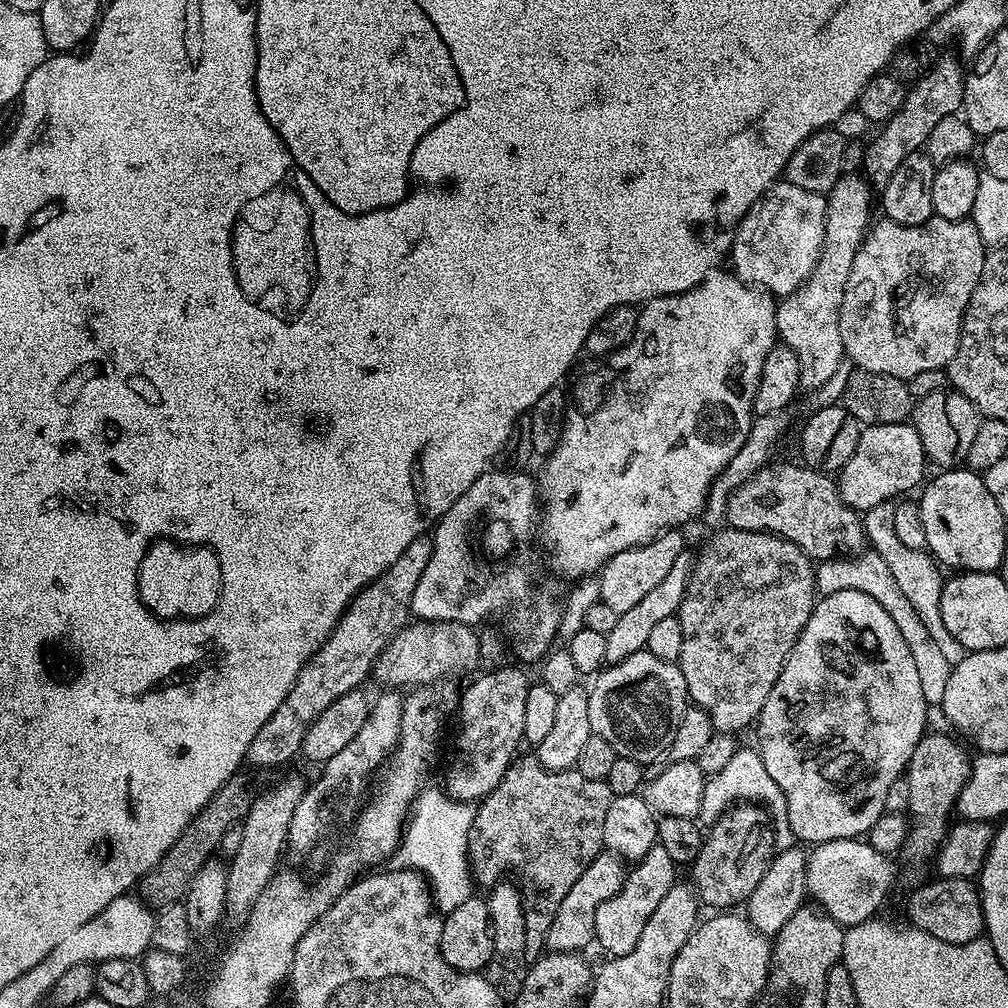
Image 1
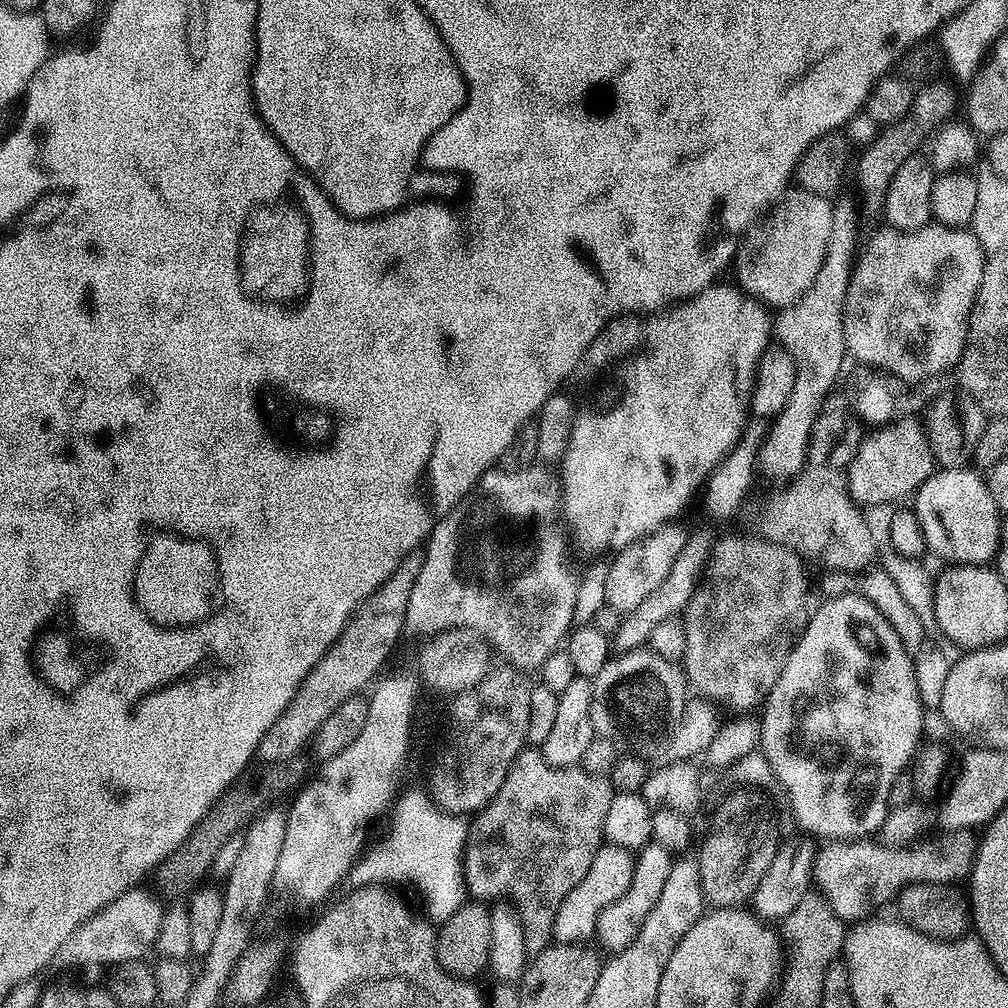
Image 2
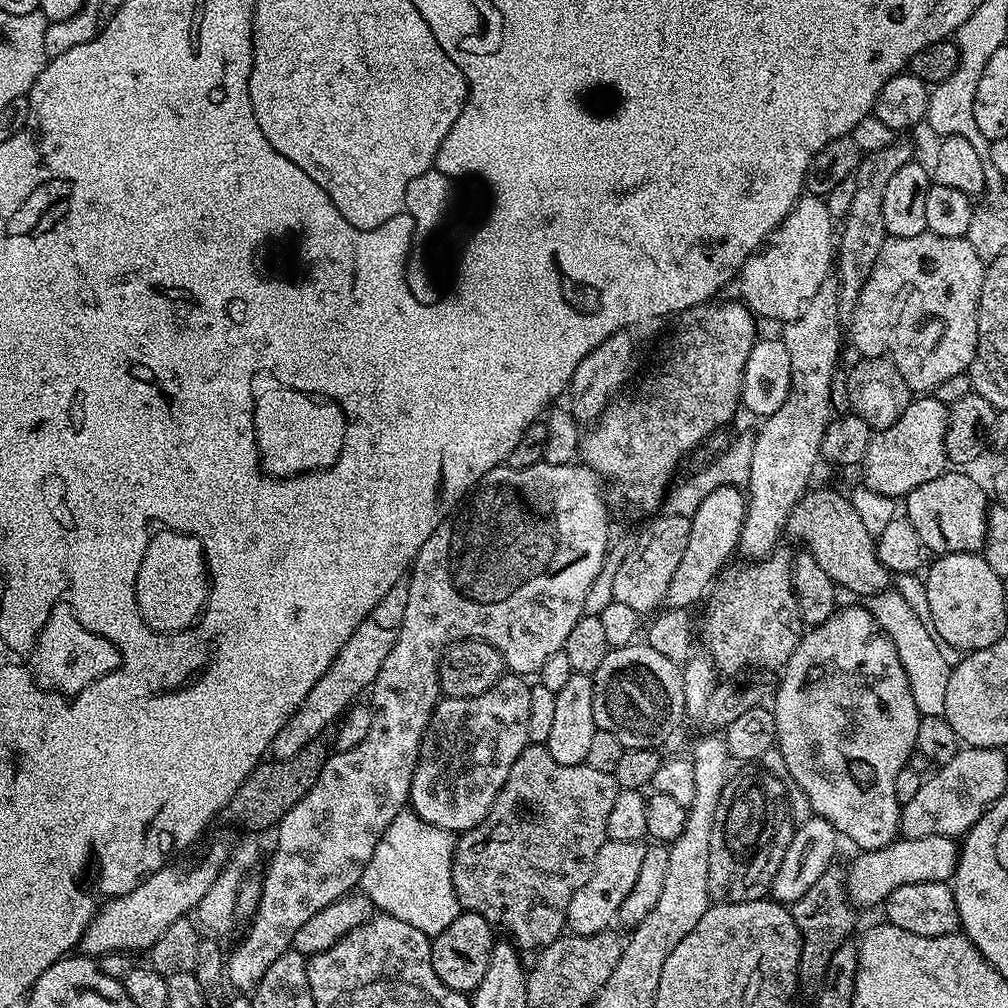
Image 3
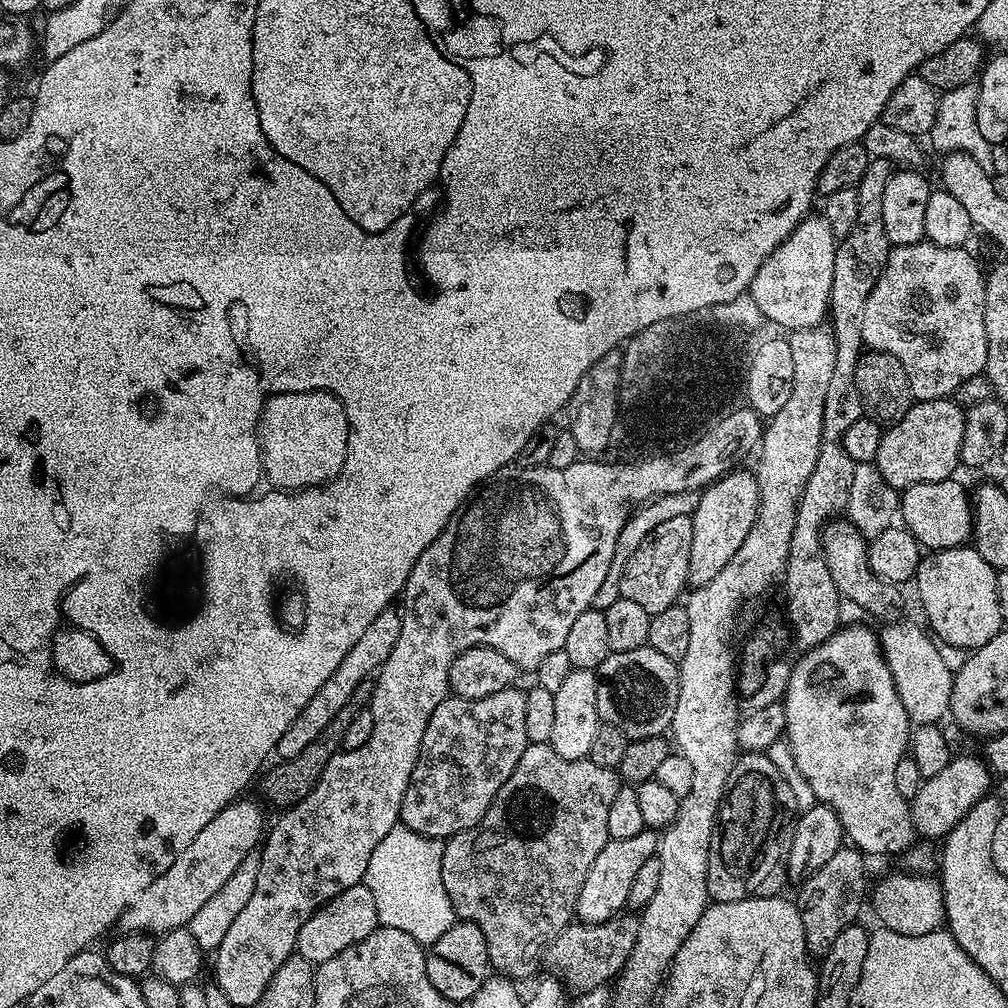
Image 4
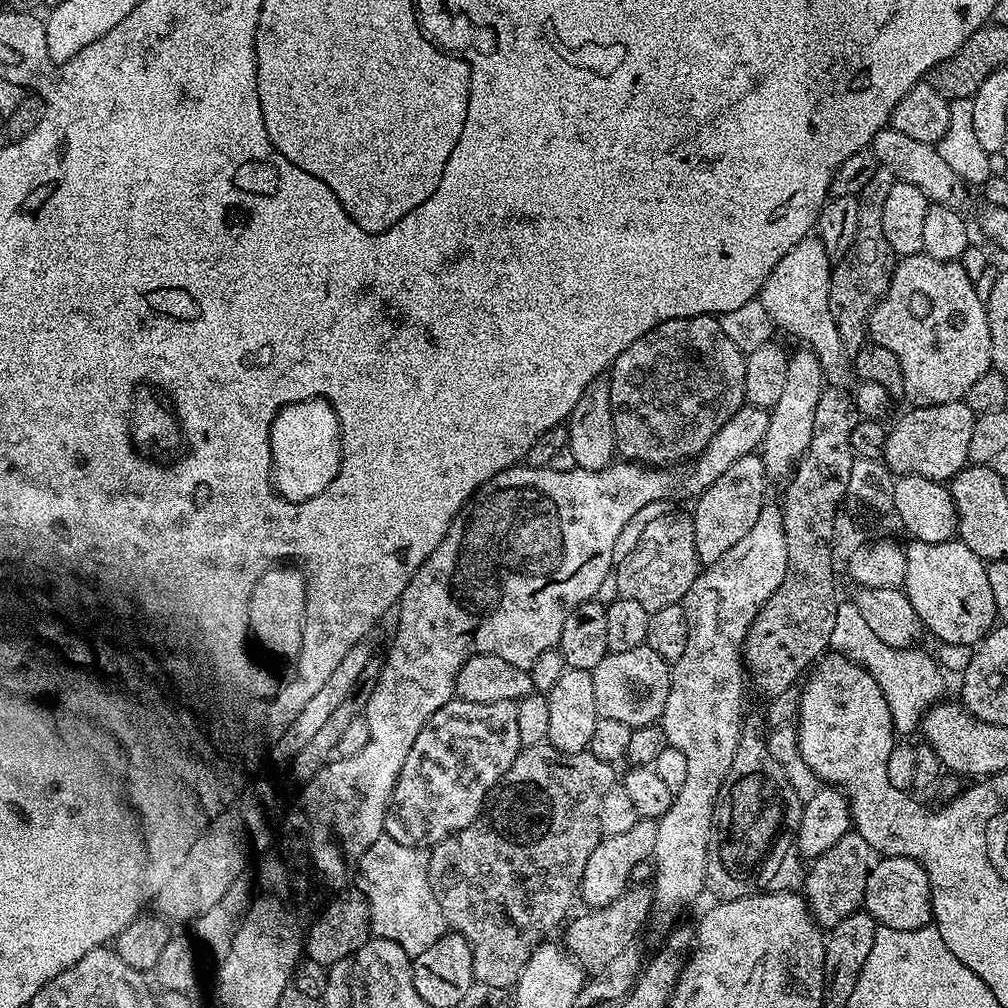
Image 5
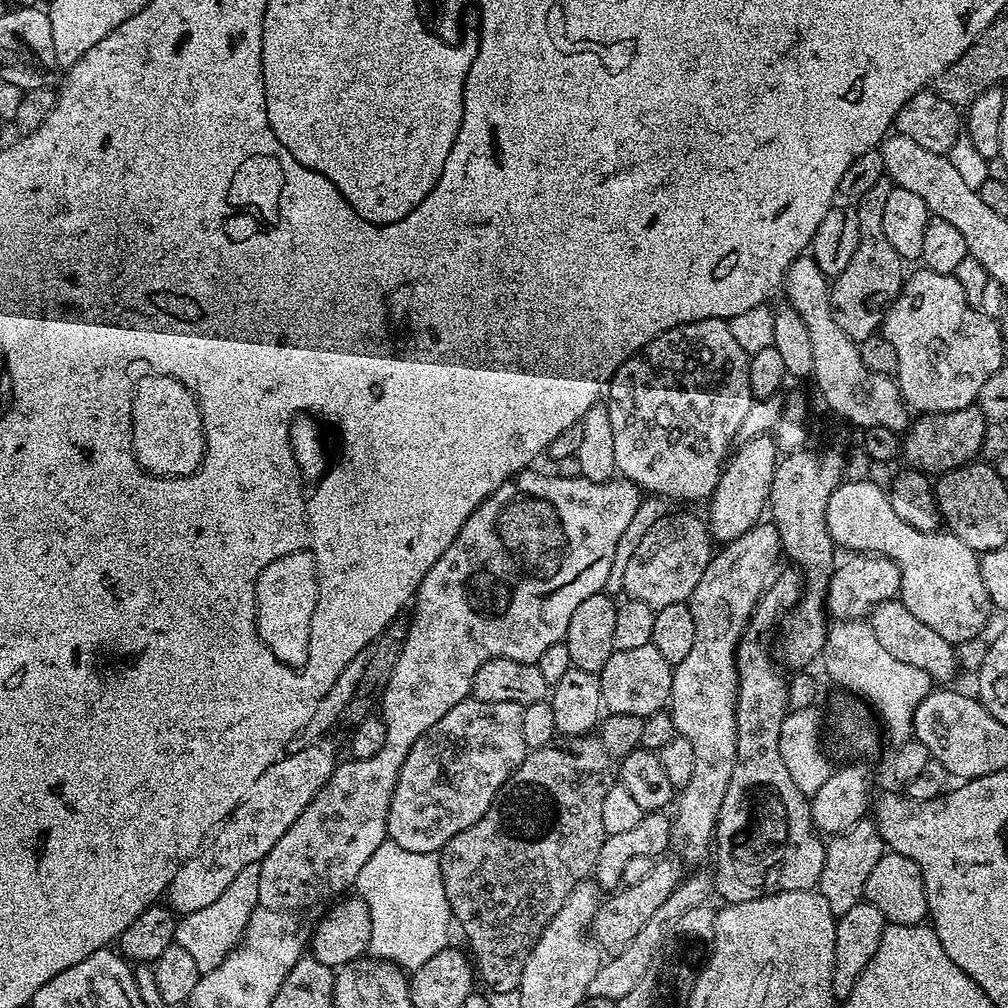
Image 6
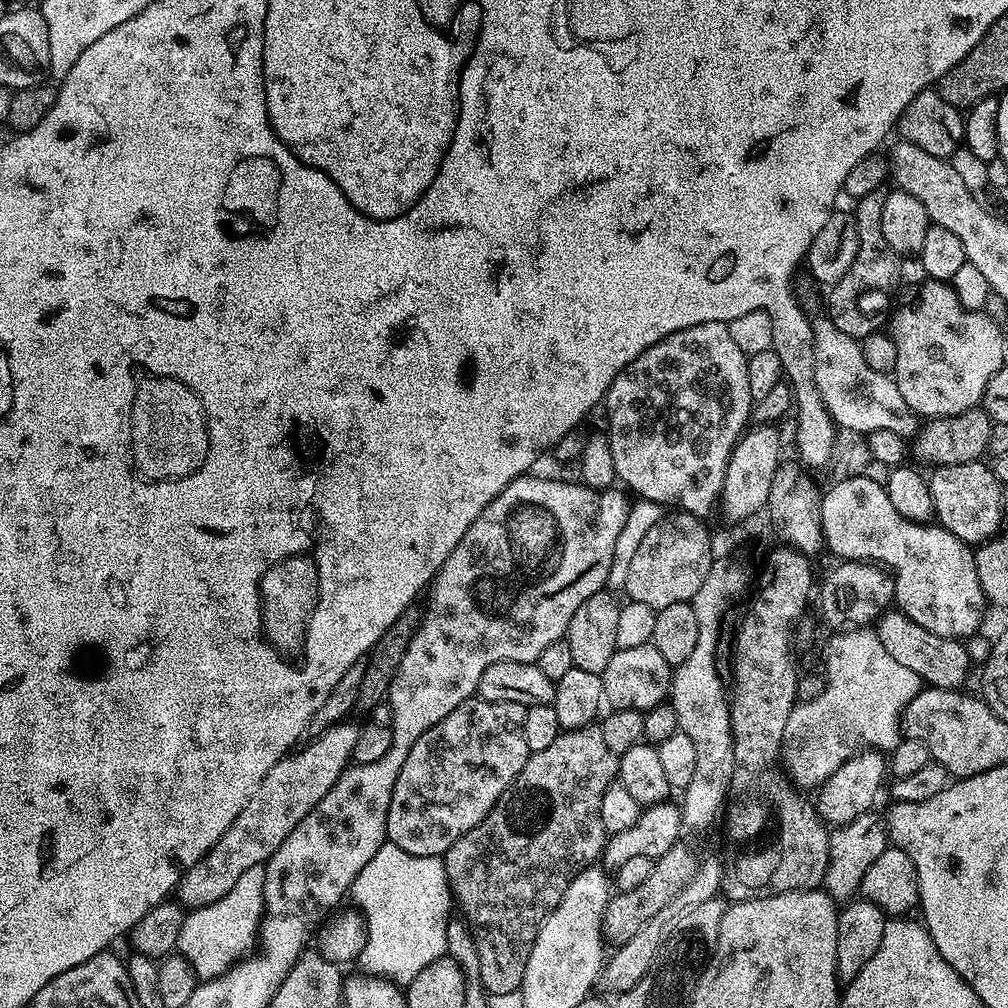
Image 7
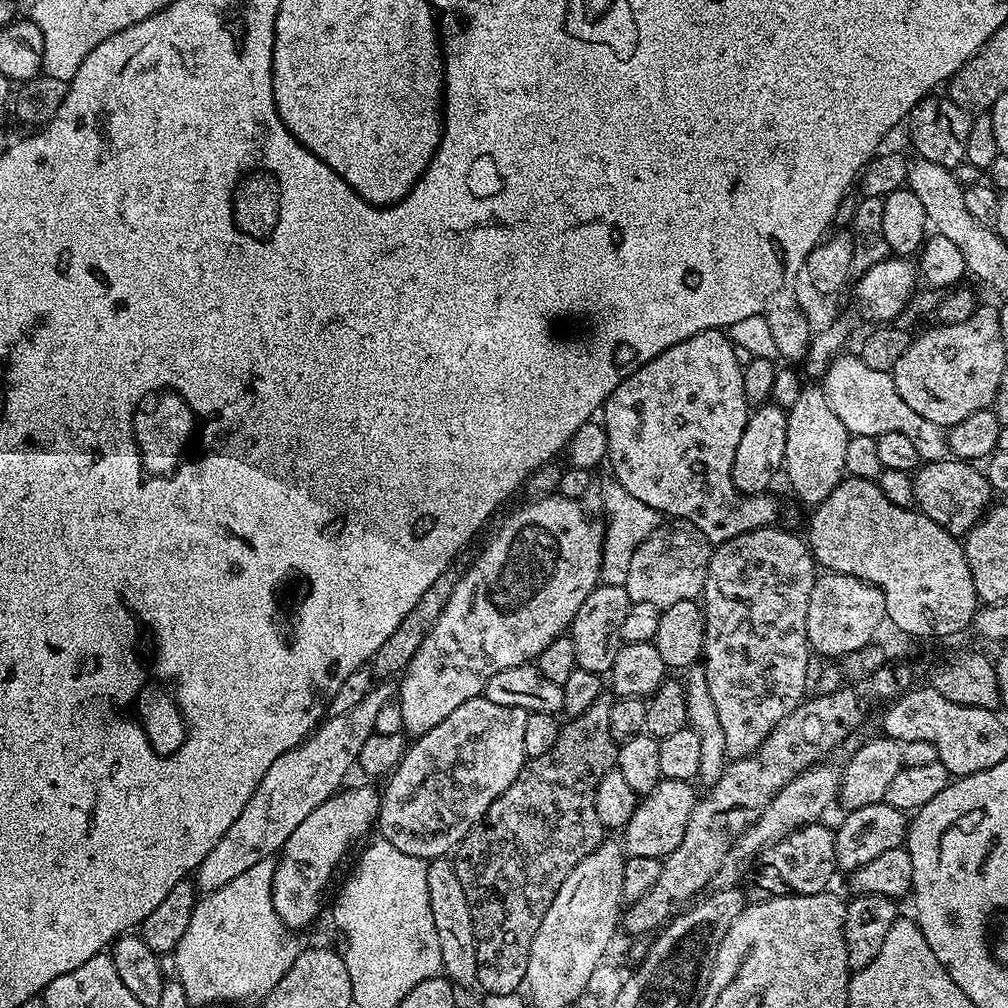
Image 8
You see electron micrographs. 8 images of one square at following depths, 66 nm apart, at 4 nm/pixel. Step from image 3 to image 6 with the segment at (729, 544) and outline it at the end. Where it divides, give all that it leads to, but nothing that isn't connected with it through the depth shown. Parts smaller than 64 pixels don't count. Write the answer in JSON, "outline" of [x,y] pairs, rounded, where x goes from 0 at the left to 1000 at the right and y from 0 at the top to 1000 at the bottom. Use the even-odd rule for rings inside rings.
{"outline":[[[765,432],[749,433],[737,438],[735,444],[721,453],[720,459],[711,476],[711,482],[701,497],[702,512],[700,519],[707,537],[721,538],[730,536],[740,526],[755,519],[762,503],[764,478],[768,478],[768,470],[772,459],[770,438]]]}

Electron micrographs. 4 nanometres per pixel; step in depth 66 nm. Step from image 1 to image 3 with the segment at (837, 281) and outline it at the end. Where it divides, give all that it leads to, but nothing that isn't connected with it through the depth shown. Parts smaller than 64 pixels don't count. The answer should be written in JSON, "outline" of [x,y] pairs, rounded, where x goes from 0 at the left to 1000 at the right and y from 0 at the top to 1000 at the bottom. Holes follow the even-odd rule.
{"outline":[[[822,276],[815,280],[812,292],[804,298],[800,308],[790,317],[783,317],[777,322],[776,336],[780,348],[784,350],[784,391],[780,399],[766,413],[757,418],[754,429],[749,430],[750,438],[746,443],[744,454],[744,474],[740,481],[740,507],[738,521],[734,531],[733,551],[738,554],[757,554],[767,551],[774,531],[779,531],[782,515],[791,498],[798,493],[807,479],[806,471],[810,468],[810,459],[814,459],[813,443],[815,431],[819,431],[819,423],[827,416],[825,404],[825,378],[830,376],[829,360],[833,357],[833,280]]]}

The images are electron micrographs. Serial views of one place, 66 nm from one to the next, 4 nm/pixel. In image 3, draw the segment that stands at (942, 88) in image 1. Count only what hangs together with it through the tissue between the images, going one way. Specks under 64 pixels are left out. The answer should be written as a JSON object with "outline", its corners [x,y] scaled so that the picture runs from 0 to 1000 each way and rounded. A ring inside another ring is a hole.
{"outline":[[[890,138],[879,149],[860,152],[849,166],[848,177],[850,188],[843,208],[835,218],[837,227],[831,230],[831,245],[827,250],[827,272],[833,280],[833,313],[844,314],[847,304],[851,300],[851,292],[855,292],[855,284],[859,284],[859,276],[863,276],[863,268],[867,268],[867,260],[871,260],[871,252],[879,237],[877,217],[875,216],[875,195],[879,192],[879,185],[883,176],[895,165],[906,162],[905,147],[899,140]]]}

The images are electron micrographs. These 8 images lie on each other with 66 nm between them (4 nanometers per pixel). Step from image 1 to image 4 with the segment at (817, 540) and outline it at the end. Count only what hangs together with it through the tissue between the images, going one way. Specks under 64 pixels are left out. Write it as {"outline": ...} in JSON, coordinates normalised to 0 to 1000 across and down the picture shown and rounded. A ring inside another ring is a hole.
{"outline":[[[826,514],[817,521],[815,529],[819,562],[823,562],[823,573],[831,581],[834,592],[845,599],[850,599],[857,607],[865,611],[885,613],[893,599],[894,584],[882,579],[867,570],[861,561],[861,536],[854,525],[849,524],[840,514]]]}

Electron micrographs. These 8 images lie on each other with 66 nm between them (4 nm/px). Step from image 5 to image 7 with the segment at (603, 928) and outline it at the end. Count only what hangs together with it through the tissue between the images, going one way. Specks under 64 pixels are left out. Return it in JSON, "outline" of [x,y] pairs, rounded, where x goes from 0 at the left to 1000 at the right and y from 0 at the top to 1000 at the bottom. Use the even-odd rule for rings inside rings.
{"outline":[[[678,836],[665,839],[661,847],[657,847],[647,854],[645,868],[629,883],[624,885],[611,885],[603,894],[601,907],[599,908],[599,927],[604,934],[618,935],[641,919],[641,915],[652,907],[670,888],[678,883],[688,872],[692,860],[692,850],[685,842],[679,841]]]}

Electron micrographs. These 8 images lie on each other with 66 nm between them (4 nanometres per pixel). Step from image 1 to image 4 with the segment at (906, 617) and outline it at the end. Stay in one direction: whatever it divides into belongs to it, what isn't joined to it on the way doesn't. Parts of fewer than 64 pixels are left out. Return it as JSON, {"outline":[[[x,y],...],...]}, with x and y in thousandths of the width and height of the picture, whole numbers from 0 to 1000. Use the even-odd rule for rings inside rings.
{"outline":[[[881,617],[877,624],[872,624],[871,630],[873,633],[873,643],[877,646],[877,655],[881,658],[881,664],[883,665],[883,669],[887,673],[887,681],[891,685],[891,692],[895,692],[895,700],[899,700],[899,708],[901,709],[902,715],[906,719],[911,718],[928,718],[932,719],[934,717],[933,713],[936,710],[939,711],[942,707],[942,688],[944,688],[944,672],[945,667],[942,665],[942,661],[938,661],[938,656],[934,653],[931,649],[931,641],[929,640],[929,635],[926,634],[924,630],[916,622],[912,623],[909,619],[885,619],[889,617]]]}

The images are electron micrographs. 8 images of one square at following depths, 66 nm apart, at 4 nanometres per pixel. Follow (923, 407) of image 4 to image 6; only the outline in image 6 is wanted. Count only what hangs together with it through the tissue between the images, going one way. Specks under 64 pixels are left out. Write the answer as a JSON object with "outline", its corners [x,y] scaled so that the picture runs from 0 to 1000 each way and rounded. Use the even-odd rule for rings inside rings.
{"outline":[[[967,403],[910,412],[895,433],[895,456],[901,459],[898,461],[902,465],[912,466],[918,470],[932,470],[955,460],[963,460],[973,451],[974,435],[981,420],[974,407]]]}

